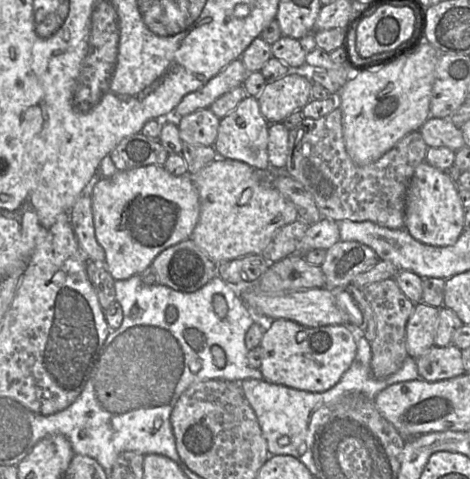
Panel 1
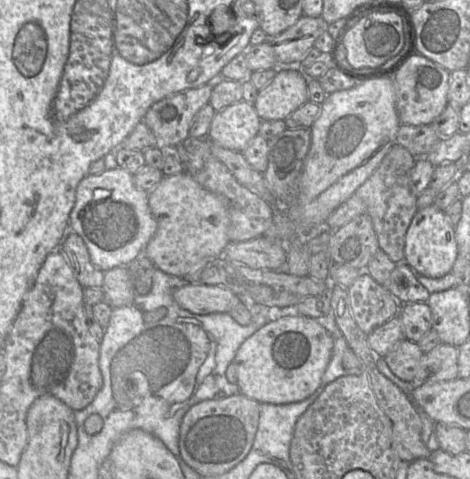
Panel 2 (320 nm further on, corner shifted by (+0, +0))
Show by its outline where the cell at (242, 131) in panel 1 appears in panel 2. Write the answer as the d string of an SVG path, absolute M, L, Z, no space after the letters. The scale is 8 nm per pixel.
M242 100L215 113L207 137L216 145L242 152L258 134L261 122L254 104Z

